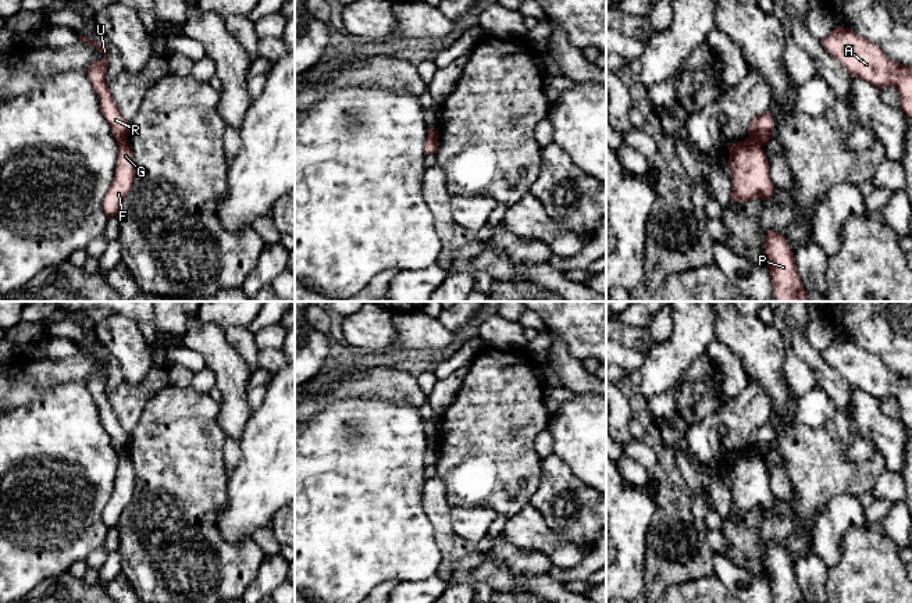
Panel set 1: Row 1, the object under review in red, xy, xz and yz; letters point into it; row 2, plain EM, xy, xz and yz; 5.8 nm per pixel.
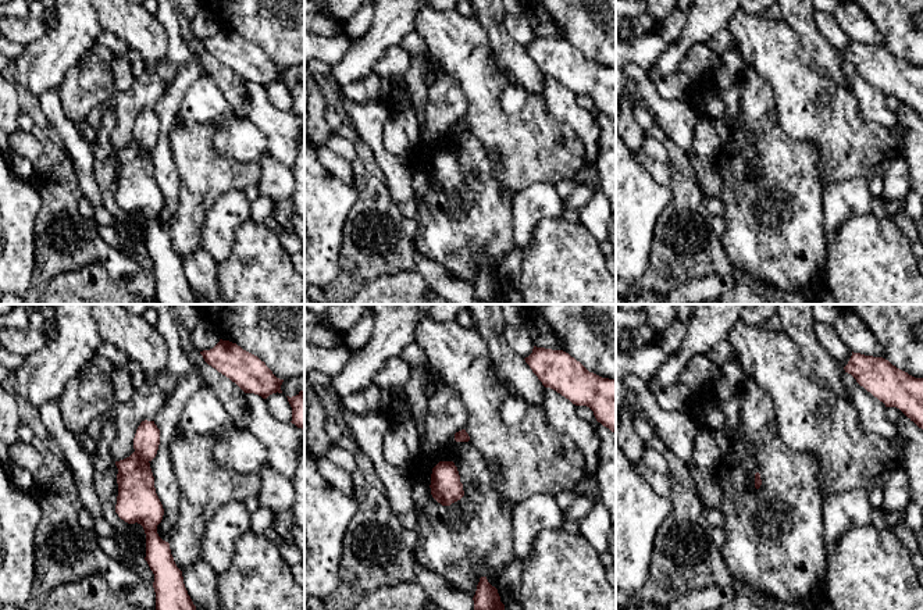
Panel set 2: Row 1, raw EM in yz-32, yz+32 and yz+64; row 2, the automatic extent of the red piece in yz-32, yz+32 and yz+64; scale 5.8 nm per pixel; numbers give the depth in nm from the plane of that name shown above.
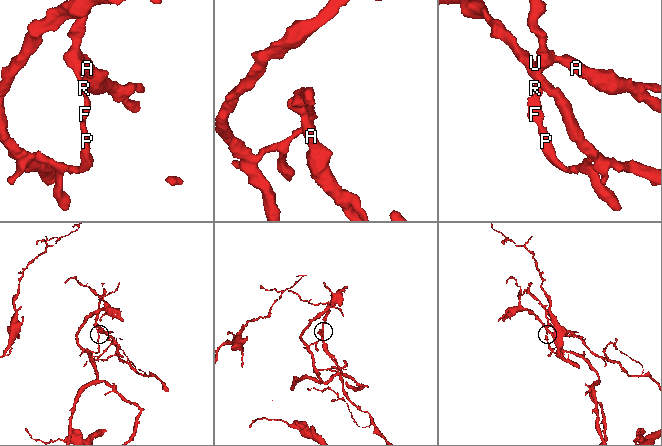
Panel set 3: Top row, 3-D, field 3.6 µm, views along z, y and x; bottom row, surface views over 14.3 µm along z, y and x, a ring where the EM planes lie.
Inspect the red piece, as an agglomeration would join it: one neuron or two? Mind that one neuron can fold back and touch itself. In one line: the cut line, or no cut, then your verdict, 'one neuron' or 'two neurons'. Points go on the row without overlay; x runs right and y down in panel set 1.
yz (750, 448), (762, 456) | two neurons

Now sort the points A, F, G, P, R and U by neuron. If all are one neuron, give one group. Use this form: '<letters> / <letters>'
A R U / F G P

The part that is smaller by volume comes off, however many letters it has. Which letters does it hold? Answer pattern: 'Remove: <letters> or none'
Remove: A, R, U

